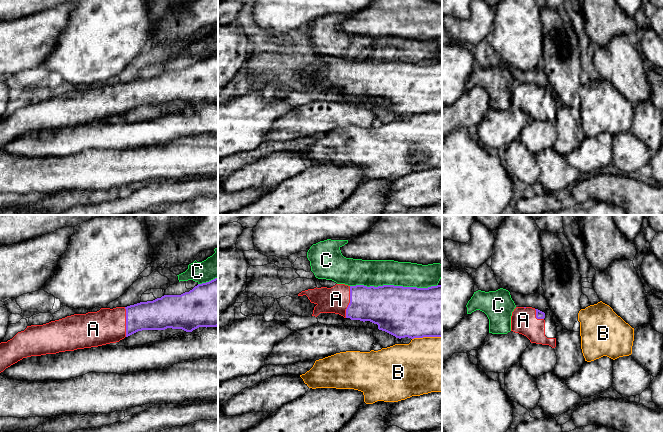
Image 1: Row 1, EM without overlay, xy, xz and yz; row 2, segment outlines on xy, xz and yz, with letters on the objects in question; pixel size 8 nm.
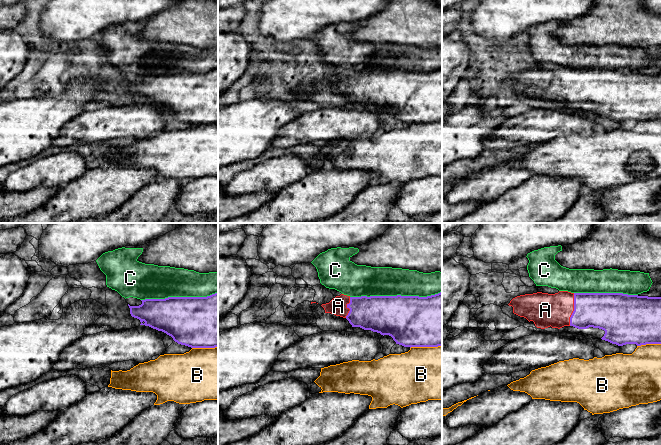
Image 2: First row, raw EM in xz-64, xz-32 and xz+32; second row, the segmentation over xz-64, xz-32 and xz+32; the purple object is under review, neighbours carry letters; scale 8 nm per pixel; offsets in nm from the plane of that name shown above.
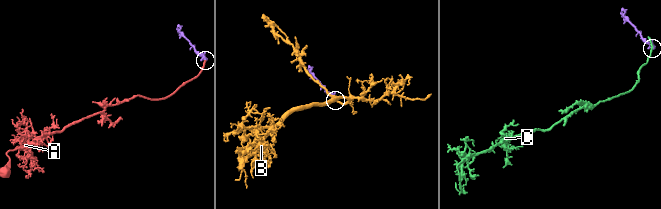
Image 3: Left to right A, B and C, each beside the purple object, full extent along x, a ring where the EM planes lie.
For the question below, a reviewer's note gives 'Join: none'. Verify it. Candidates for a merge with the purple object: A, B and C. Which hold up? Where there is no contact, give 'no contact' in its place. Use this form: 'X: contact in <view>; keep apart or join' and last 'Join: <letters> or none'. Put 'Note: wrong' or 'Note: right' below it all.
A: contact in xz; join
B: contact in xz; keep apart
C: contact in xz; keep apart
Join: A
Note: wrong

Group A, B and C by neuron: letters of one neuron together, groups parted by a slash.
A / B / C

